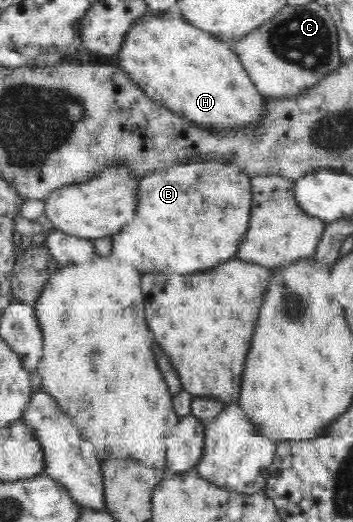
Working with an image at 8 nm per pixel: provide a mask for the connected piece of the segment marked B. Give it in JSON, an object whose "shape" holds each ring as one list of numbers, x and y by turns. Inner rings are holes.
{"shape":[[208,157,206,161,192,159,186,165,176,165,170,169,160,169,140,181,140,209,127,223,127,226,112,236,112,254,122,262,130,263,136,270,142,271,172,271,172,273,194,273,194,271,210,270,228,259,234,257,240,241,247,235,248,224,251,221,251,179,250,175,240,173,237,165,224,165,224,159]]}

